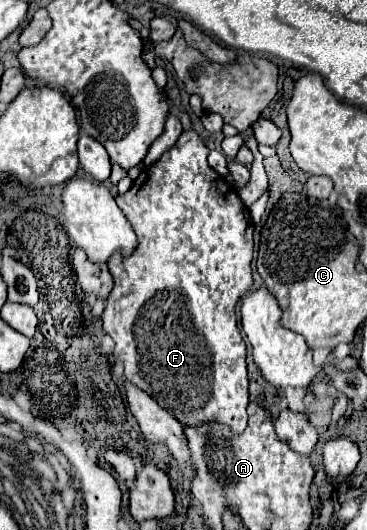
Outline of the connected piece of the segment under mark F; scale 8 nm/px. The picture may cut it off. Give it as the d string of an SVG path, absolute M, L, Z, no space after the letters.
M190 130L190 132L182 132L182 136L178 138L176 146L172 150L168 150L154 166L150 166L148 170L144 170L132 184L132 188L116 198L116 204L120 206L120 210L124 212L124 216L128 218L128 222L132 224L136 236L138 236L138 246L134 250L132 256L120 256L114 254L108 260L108 268L110 274L114 276L114 290L110 292L108 300L106 300L106 308L102 314L102 328L108 336L112 336L112 340L116 342L114 348L114 360L120 362L124 366L124 378L138 386L140 390L144 390L148 396L152 396L166 412L170 412L178 422L198 428L200 424L208 424L208 422L218 422L228 426L234 434L240 434L246 428L246 406L248 406L248 370L246 370L246 344L238 332L238 322L236 322L236 304L238 300L252 288L254 278L252 278L252 268L250 268L250 260L252 260L252 252L254 252L254 242L252 242L252 230L254 230L254 222L248 222L248 212L244 202L240 200L240 196L236 194L234 184L230 184L224 176L220 176L218 172L214 172L206 158L208 158L208 148L206 144L200 140L200 136Z

